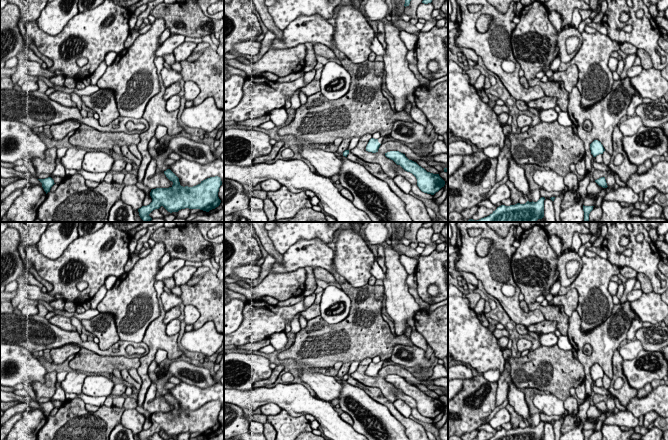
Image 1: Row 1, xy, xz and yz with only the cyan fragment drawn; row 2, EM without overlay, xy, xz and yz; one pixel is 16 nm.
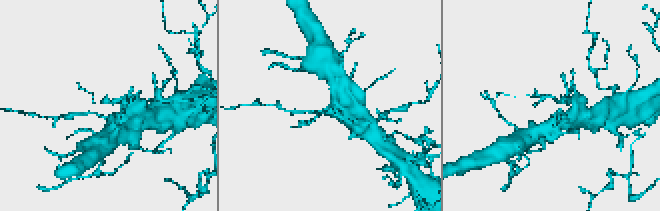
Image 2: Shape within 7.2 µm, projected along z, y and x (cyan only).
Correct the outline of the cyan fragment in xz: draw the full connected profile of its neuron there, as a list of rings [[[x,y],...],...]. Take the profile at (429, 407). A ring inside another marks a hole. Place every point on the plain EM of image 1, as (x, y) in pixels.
[[[390,375],[385,380],[400,389],[405,395],[412,397],[417,403],[419,413],[427,418],[434,419],[445,409],[445,405],[439,398],[427,396],[416,386],[409,384],[405,378],[399,375]]]

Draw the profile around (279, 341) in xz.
[[[284,331],[279,333],[273,333],[269,337],[269,340],[271,342],[271,345],[275,348],[275,350],[284,350],[288,343],[288,339]]]

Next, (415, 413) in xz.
[[[411,408],[411,415],[422,422],[430,424],[433,423],[433,419],[422,416],[417,410],[417,408]]]

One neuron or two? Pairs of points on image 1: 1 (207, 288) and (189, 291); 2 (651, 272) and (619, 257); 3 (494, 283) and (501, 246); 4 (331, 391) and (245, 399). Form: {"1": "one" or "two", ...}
{"1": "one", "2": "one", "3": "one", "4": "two"}

